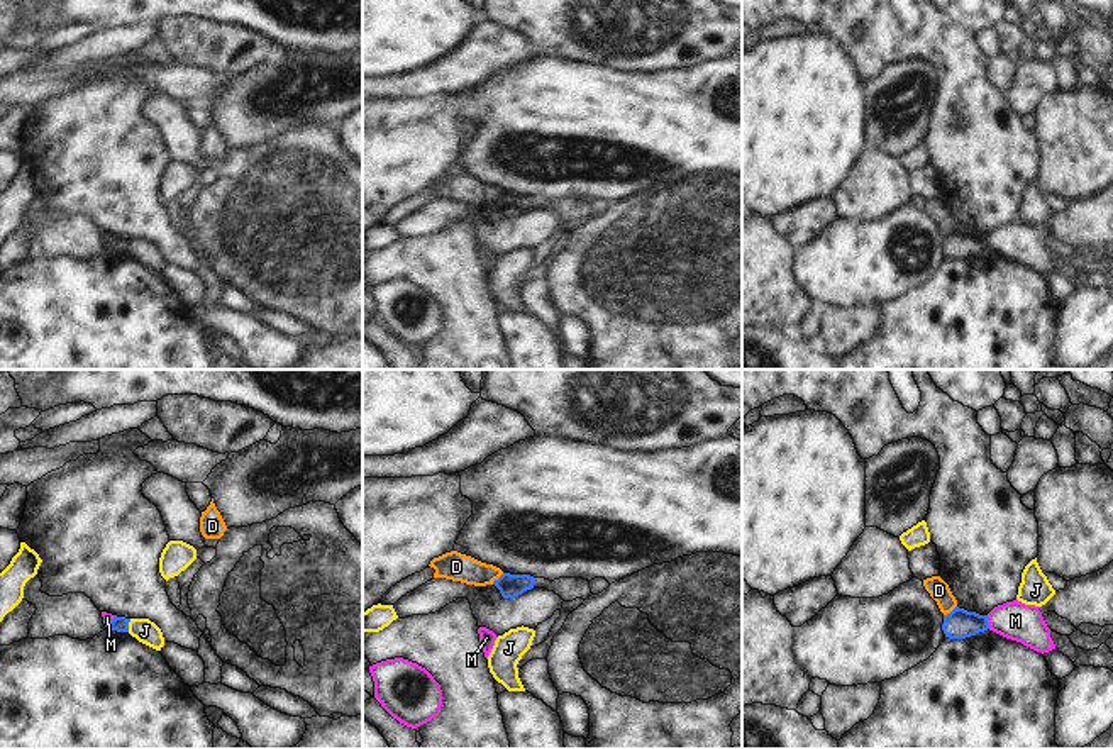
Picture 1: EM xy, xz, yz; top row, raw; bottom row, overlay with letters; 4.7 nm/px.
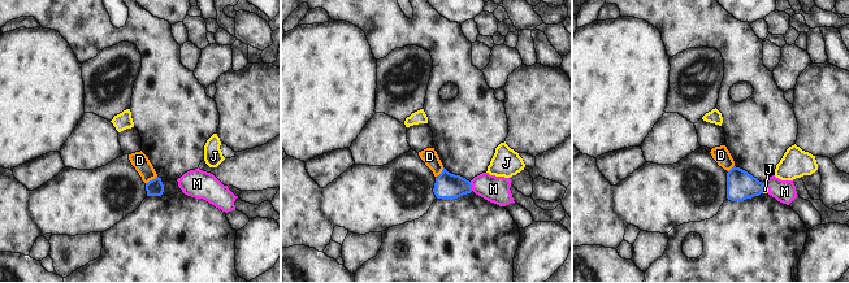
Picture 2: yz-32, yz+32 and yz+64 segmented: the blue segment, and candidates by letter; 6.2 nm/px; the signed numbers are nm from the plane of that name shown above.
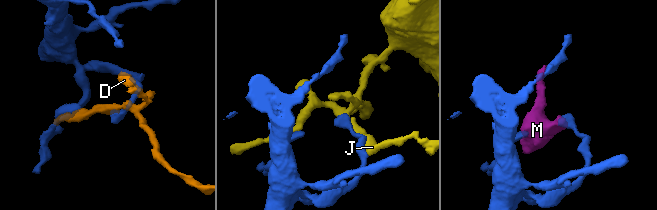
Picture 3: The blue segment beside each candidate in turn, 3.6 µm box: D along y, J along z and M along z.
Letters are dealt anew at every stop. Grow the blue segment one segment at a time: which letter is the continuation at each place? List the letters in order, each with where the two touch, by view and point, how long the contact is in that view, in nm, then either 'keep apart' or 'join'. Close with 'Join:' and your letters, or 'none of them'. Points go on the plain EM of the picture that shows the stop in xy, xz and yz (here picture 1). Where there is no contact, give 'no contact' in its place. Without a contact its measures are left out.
D: contact xz (498, 199); length 80 nm; keep apart
J: contact xy (127, 246); length 70 nm; keep apart
M: contact yz (986, 243); length 70 nm; keep apart
Join: none of them

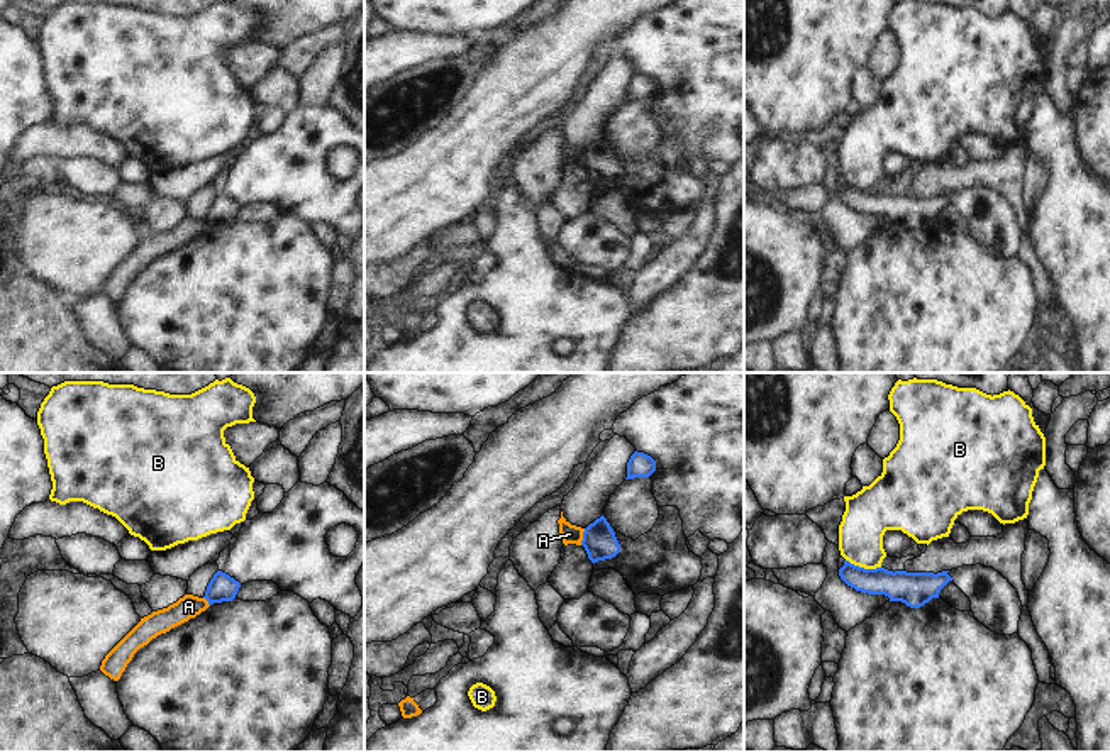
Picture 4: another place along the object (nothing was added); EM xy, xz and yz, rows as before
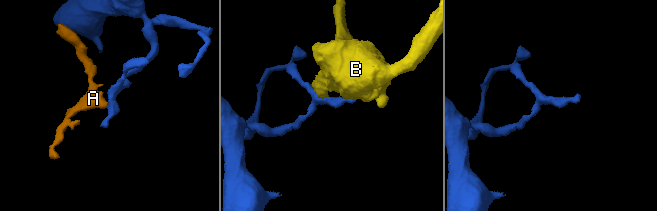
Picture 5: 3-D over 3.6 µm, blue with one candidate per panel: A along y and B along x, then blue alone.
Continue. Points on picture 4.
A: contact xz (583, 158); length 80 nm; keep apart
B: contact yz (863, 188); length 170 nm; keep apart
Join: none of them

